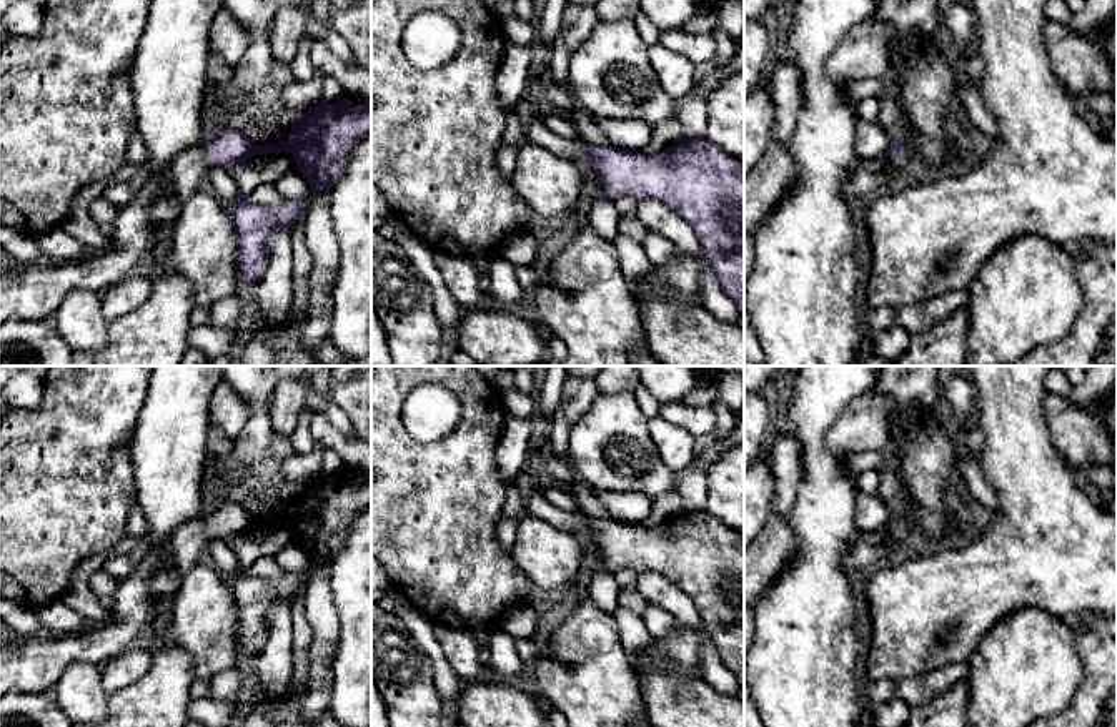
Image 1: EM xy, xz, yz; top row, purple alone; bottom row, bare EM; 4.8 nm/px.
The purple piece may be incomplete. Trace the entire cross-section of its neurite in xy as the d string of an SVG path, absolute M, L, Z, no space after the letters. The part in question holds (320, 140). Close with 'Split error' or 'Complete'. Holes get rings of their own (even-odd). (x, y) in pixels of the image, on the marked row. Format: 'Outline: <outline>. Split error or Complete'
Outline: M345 96L293 116L288 138L275 145L255 145L240 130L208 135L205 146L178 153L165 170L148 175L132 201L118 208L107 251L75 263L15 263L0 270L0 324L10 319L52 321L72 291L107 289L132 274L138 258L155 245L151 208L166 195L168 183L173 185L173 200L183 205L200 190L211 166L245 166L253 155L286 151L310 191L330 191L346 168L351 146L370 133L371 105L358 108Z. Split error

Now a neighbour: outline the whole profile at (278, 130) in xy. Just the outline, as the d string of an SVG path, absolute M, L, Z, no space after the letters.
M273 118L268 126L248 123L240 131L255 145L275 145L285 141L291 130L291 118Z

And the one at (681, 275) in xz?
M679 250L668 263L653 266L644 279L653 291L666 291L681 299L702 303L701 270L709 265L701 256L689 256Z

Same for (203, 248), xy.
M198 190L181 205L163 266L193 283L195 306L210 308L238 293L238 251L238 235L225 205L211 191Z

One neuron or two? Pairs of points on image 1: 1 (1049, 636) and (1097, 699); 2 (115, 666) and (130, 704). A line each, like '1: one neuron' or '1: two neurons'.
1: two neurons
2: two neurons

